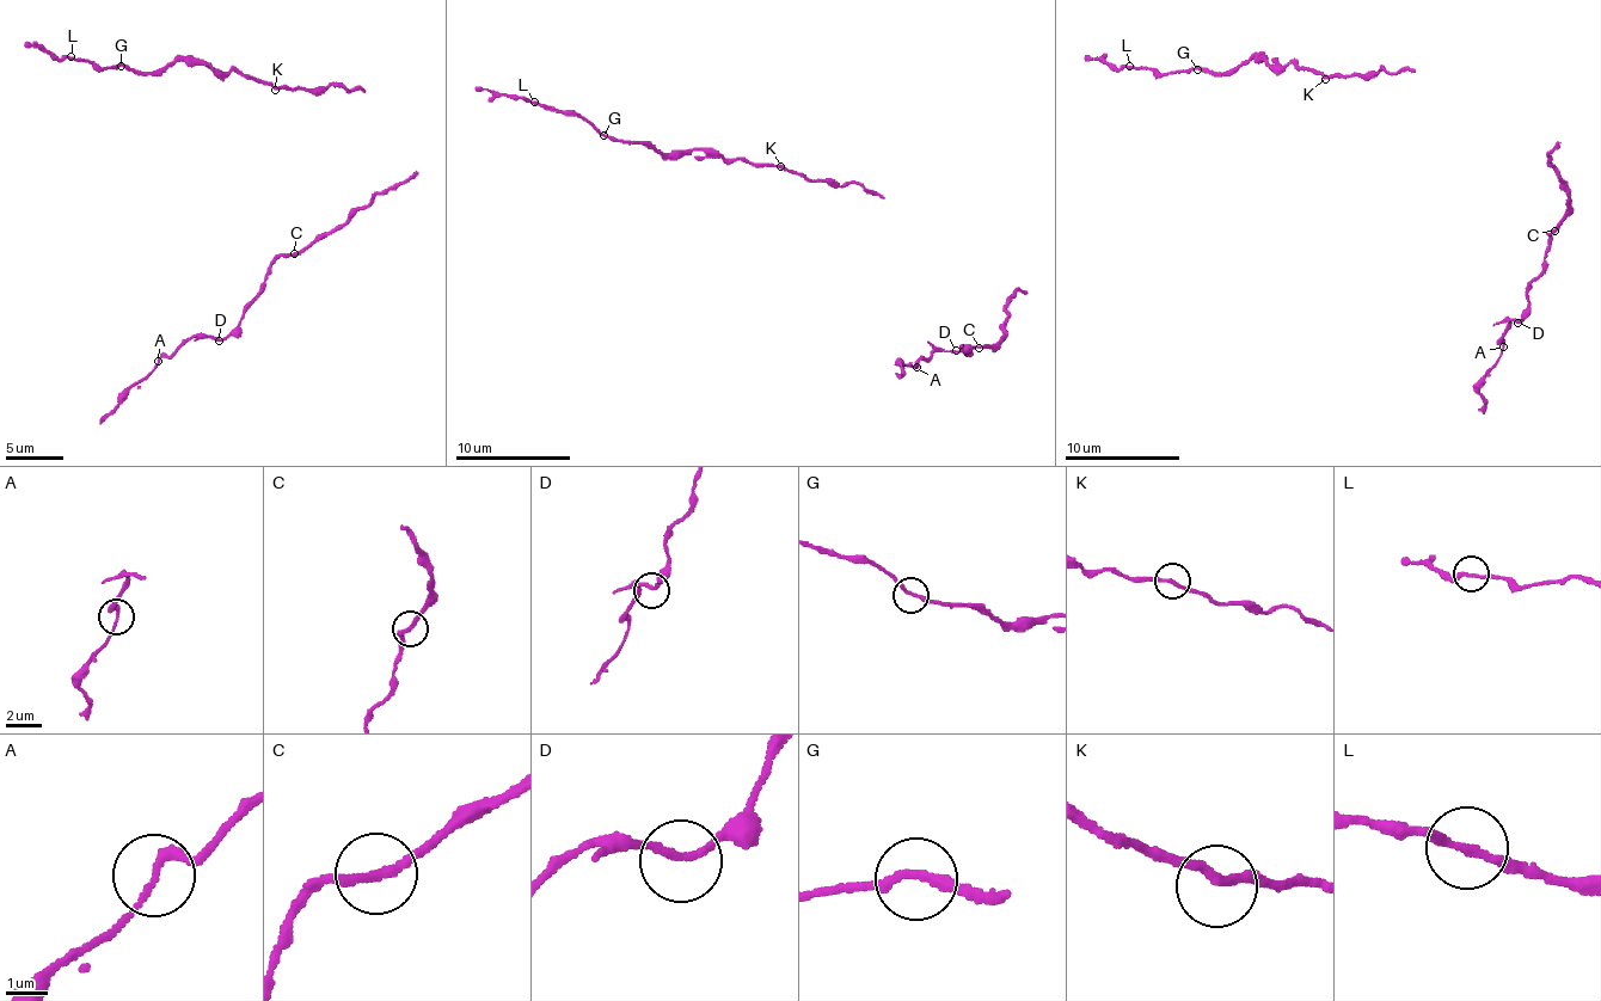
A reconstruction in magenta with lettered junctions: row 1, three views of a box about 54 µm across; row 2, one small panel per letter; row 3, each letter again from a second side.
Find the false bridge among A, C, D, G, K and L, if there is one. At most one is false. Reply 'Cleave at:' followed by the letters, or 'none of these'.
Cleave at: none of these

